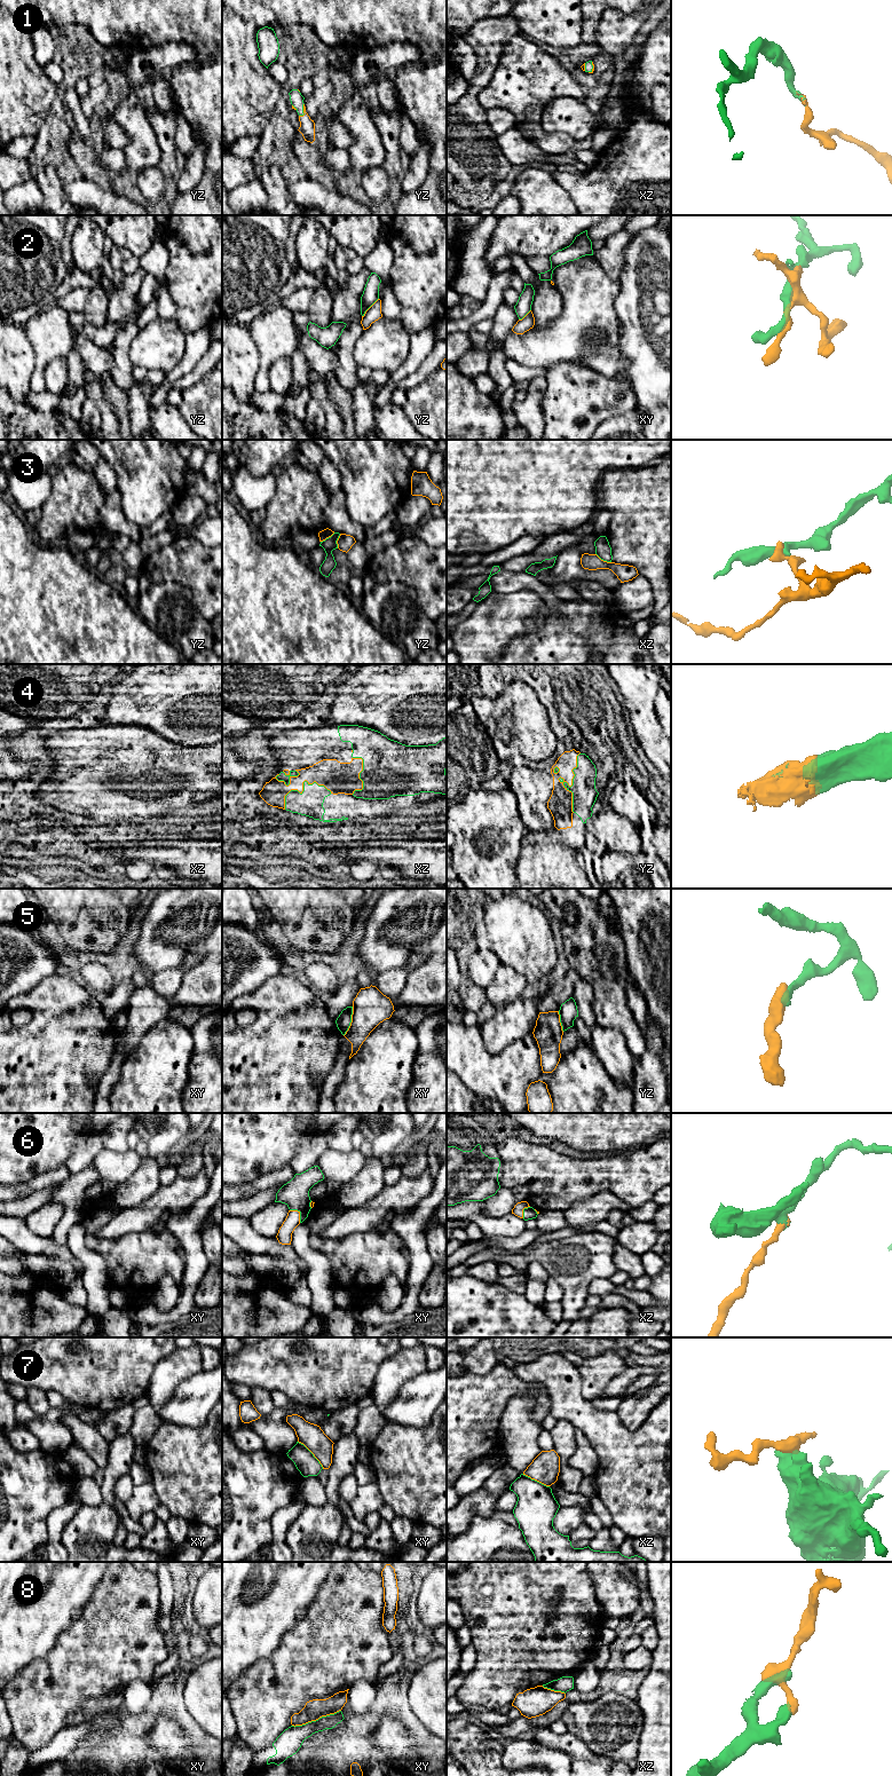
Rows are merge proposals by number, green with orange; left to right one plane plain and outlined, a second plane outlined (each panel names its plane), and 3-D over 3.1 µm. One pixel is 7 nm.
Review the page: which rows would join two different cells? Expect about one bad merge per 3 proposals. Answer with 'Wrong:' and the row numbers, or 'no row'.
Wrong: 2, 3, 5, 7, 8

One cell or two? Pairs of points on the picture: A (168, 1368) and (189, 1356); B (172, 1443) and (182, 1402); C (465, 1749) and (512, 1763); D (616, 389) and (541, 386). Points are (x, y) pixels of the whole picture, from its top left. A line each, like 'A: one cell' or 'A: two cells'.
A: one cell
B: two cells
C: two cells
D: two cells

